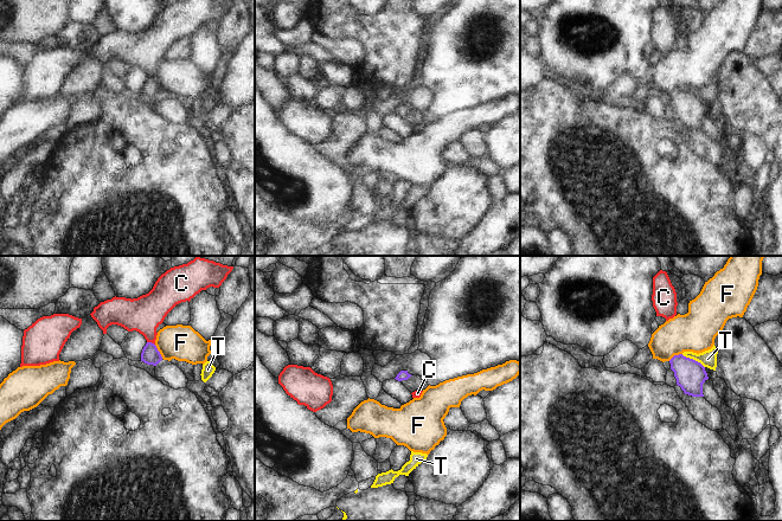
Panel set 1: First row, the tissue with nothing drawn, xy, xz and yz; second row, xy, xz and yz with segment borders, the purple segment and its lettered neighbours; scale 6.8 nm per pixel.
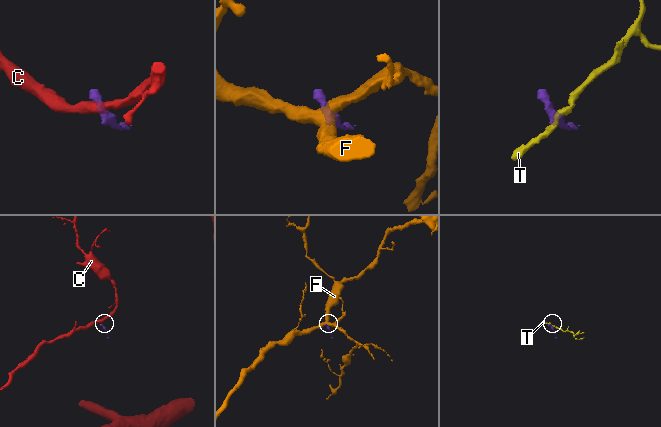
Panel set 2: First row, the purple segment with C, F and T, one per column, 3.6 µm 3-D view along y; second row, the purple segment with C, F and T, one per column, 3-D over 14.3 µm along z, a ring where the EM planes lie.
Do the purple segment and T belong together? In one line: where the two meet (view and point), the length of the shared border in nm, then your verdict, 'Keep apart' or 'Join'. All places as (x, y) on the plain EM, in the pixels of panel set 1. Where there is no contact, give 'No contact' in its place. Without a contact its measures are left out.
Touches purple at yz (692, 94). Shared border 180 nm. Keep apart

